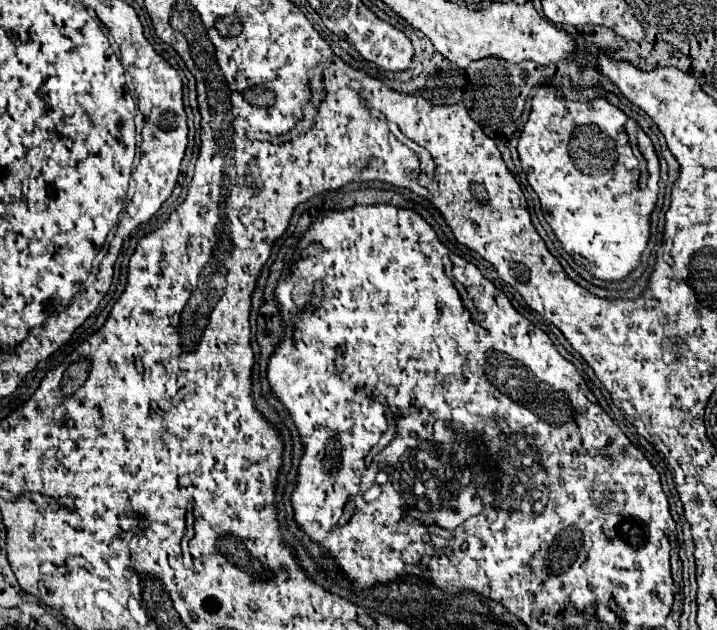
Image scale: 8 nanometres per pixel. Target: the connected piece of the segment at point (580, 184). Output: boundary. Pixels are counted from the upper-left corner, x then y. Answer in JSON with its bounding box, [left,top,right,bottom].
[518,88,660,282]

